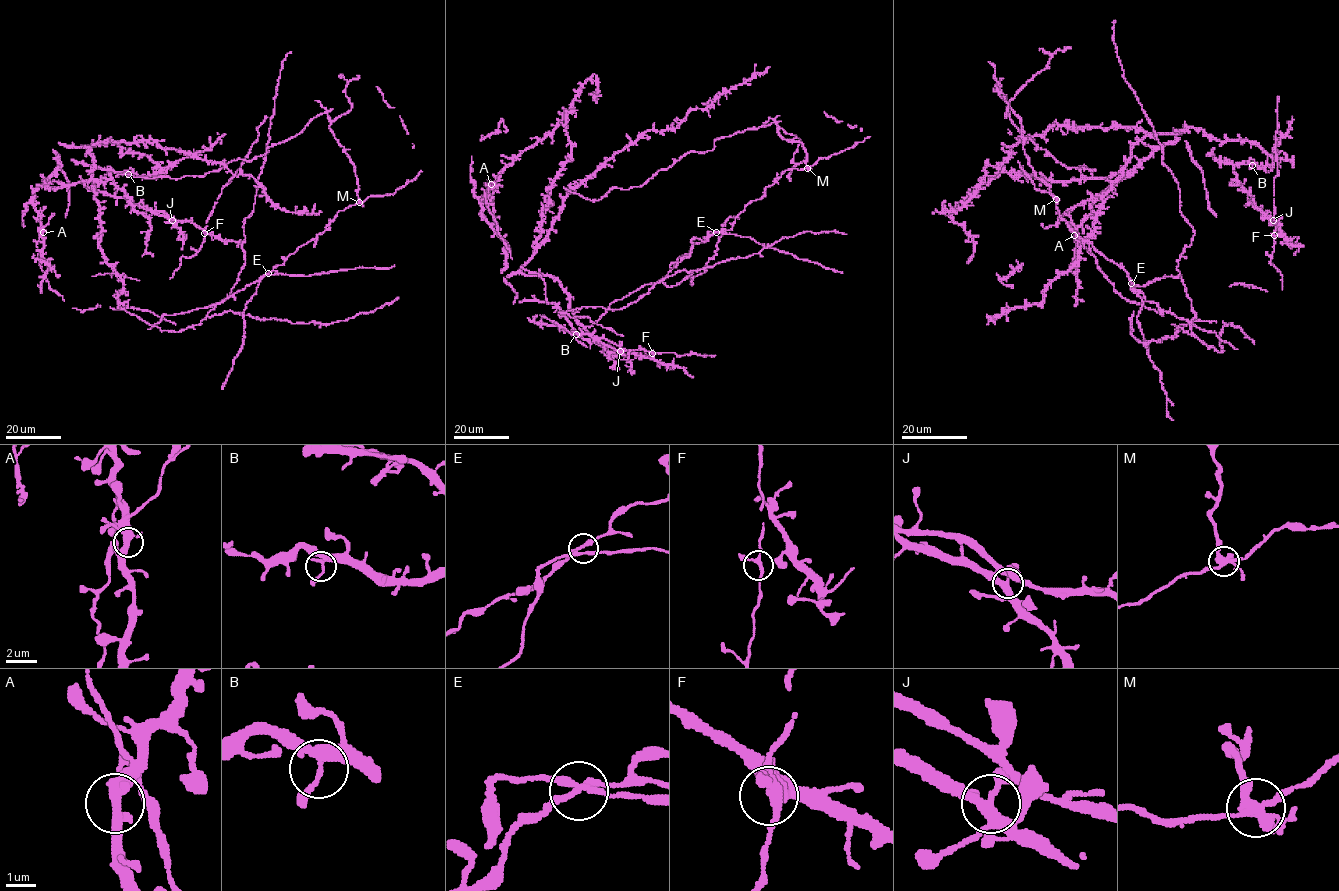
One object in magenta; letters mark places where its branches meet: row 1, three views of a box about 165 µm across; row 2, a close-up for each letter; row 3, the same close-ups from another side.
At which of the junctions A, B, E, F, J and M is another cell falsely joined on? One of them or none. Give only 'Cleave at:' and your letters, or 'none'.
Cleave at: M

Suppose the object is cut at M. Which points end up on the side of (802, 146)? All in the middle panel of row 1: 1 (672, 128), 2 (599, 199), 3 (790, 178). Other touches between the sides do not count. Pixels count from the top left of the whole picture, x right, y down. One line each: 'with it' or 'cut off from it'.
1: cut off from it
2: with it
3: with it

